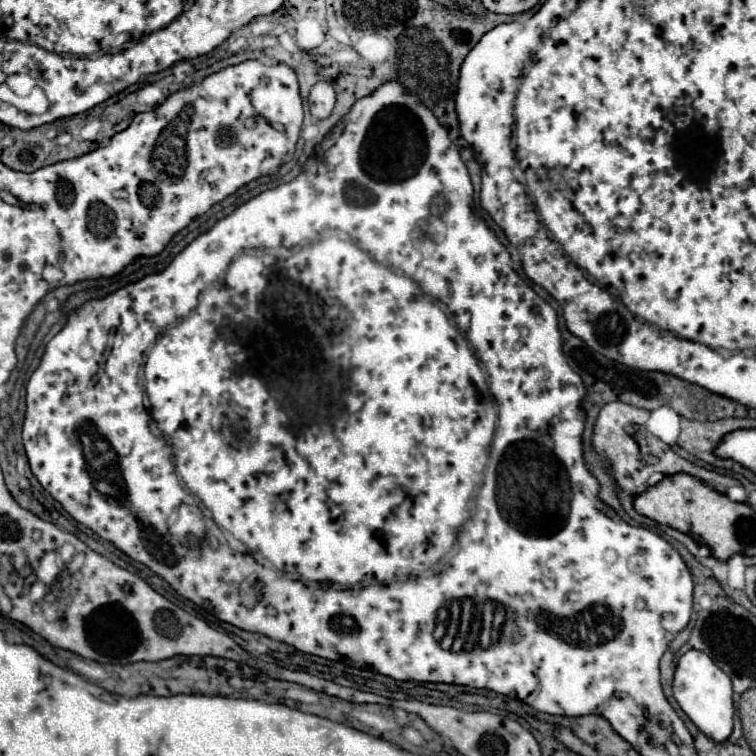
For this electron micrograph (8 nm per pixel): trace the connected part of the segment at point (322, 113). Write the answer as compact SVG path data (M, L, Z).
M320 81L312 87L308 103L310 103L310 113L314 119L326 119L330 117L332 109L334 109L334 101L336 101L336 93L332 89L330 83Z

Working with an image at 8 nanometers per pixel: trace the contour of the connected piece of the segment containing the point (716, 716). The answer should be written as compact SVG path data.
M690 649L680 657L674 673L672 691L680 709L706 737L712 737L712 741L726 741L732 735L732 721L734 721L732 681L720 667L714 665L714 661L706 653Z

